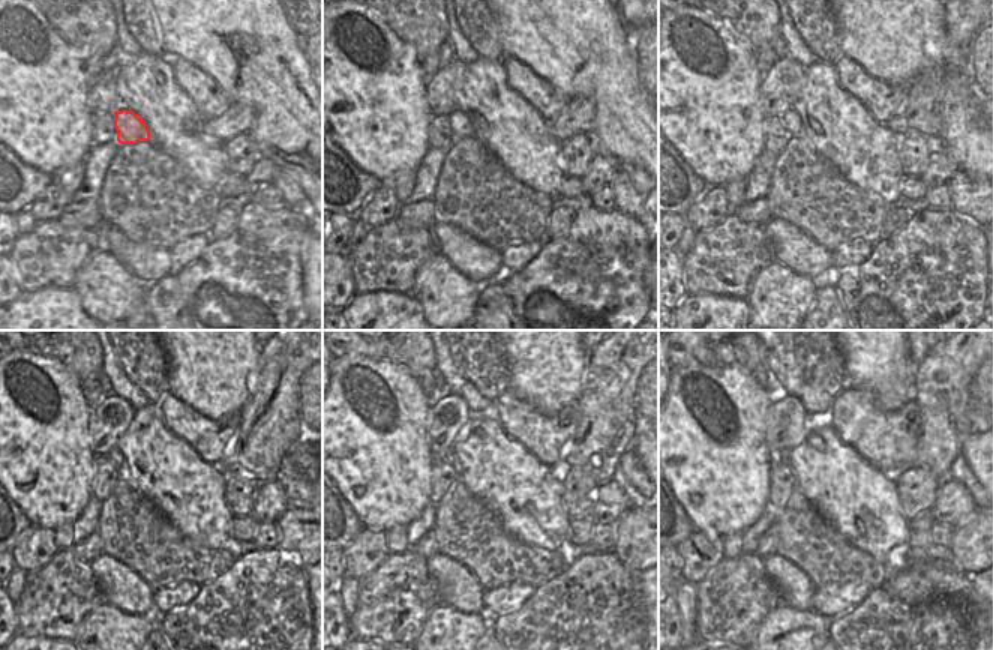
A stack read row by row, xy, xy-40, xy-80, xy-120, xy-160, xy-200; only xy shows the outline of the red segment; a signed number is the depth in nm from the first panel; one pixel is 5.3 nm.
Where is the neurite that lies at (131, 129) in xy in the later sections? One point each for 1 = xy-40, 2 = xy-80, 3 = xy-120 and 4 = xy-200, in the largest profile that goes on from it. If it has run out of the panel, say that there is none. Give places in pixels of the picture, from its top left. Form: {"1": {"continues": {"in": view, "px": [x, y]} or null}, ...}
{"1": {"continues": {"in": "xy-40", "px": [459, 122]}}, "2": {"continues": {"in": "xy-80", "px": [792, 123]}}, "3": {"continues": {"in": "xy-120", "px": [116, 457]}}, "4": {"continues": {"in": "xy-200", "px": [783, 457]}}}

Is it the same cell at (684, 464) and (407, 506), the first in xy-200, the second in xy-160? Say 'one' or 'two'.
one

